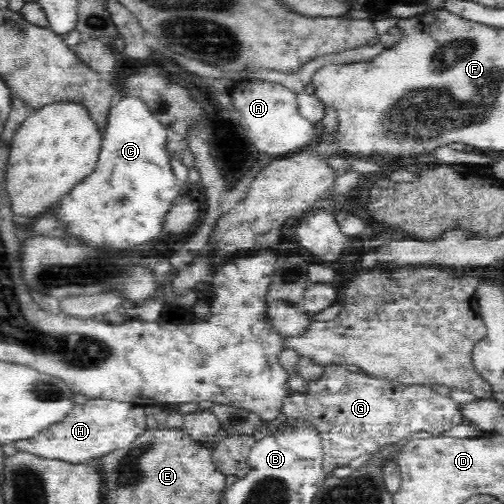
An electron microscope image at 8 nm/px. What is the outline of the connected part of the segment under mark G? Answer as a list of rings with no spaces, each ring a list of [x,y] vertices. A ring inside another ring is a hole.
[[[324,365],[325,372],[311,382],[307,394],[290,393],[282,402],[287,421],[304,416],[314,423],[324,442],[324,470],[331,474],[338,466],[350,464],[362,454],[396,444],[404,438],[442,434],[464,423],[460,405],[436,392],[428,384],[403,384],[362,371],[350,372],[347,365]]]

